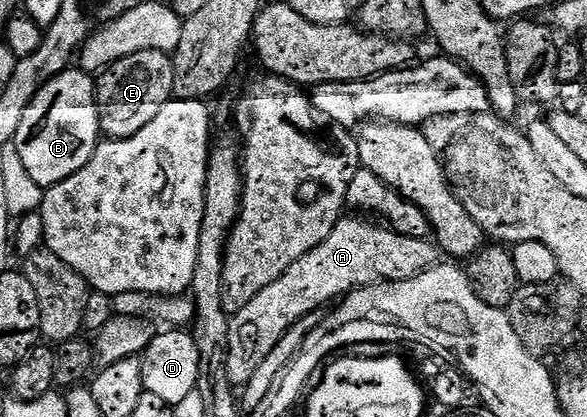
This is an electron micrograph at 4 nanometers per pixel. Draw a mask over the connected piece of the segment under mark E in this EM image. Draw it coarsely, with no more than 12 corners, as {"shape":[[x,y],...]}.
{"shape":[[173,58],[119,59],[96,78],[102,134],[143,131],[173,97]]}

